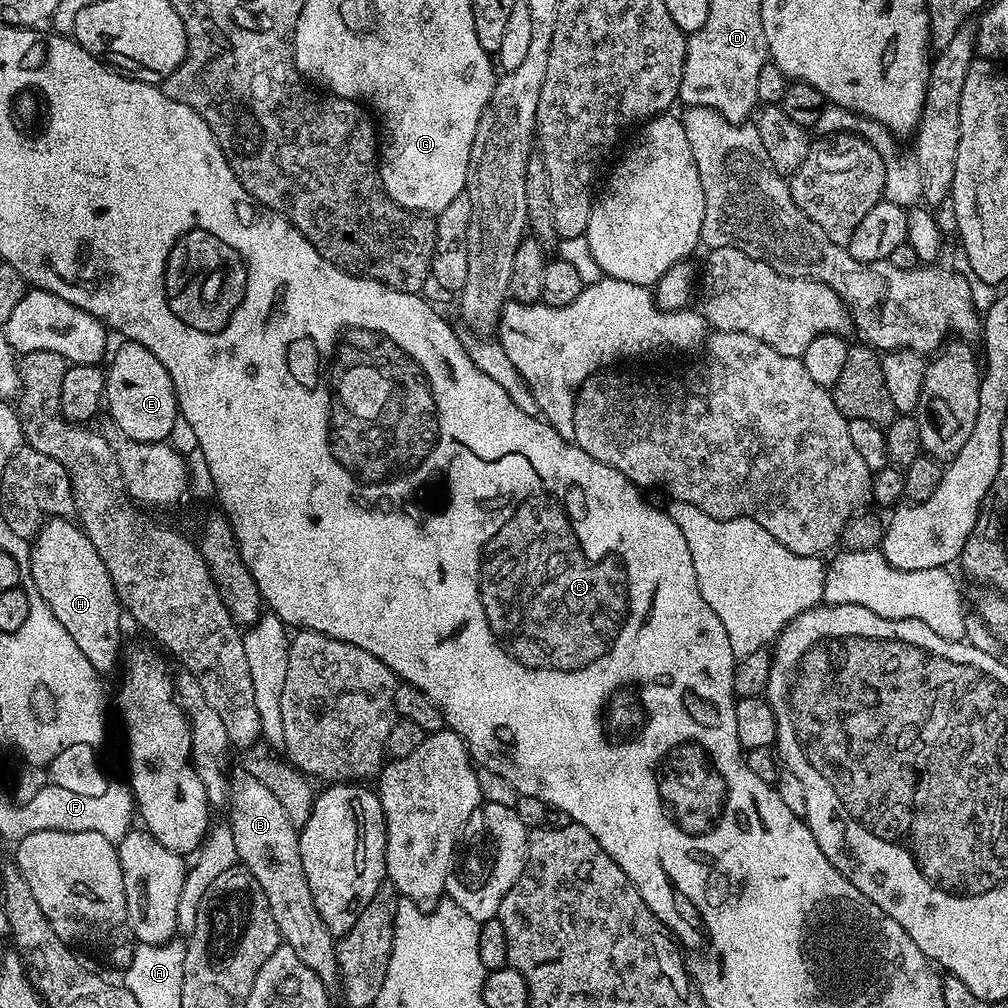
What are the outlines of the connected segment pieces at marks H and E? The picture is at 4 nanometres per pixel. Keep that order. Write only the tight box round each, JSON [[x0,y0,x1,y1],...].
[[30,518,122,674],[106,342,178,444]]

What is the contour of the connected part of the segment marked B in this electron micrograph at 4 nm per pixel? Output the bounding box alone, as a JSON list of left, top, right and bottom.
[230,770,340,990]

